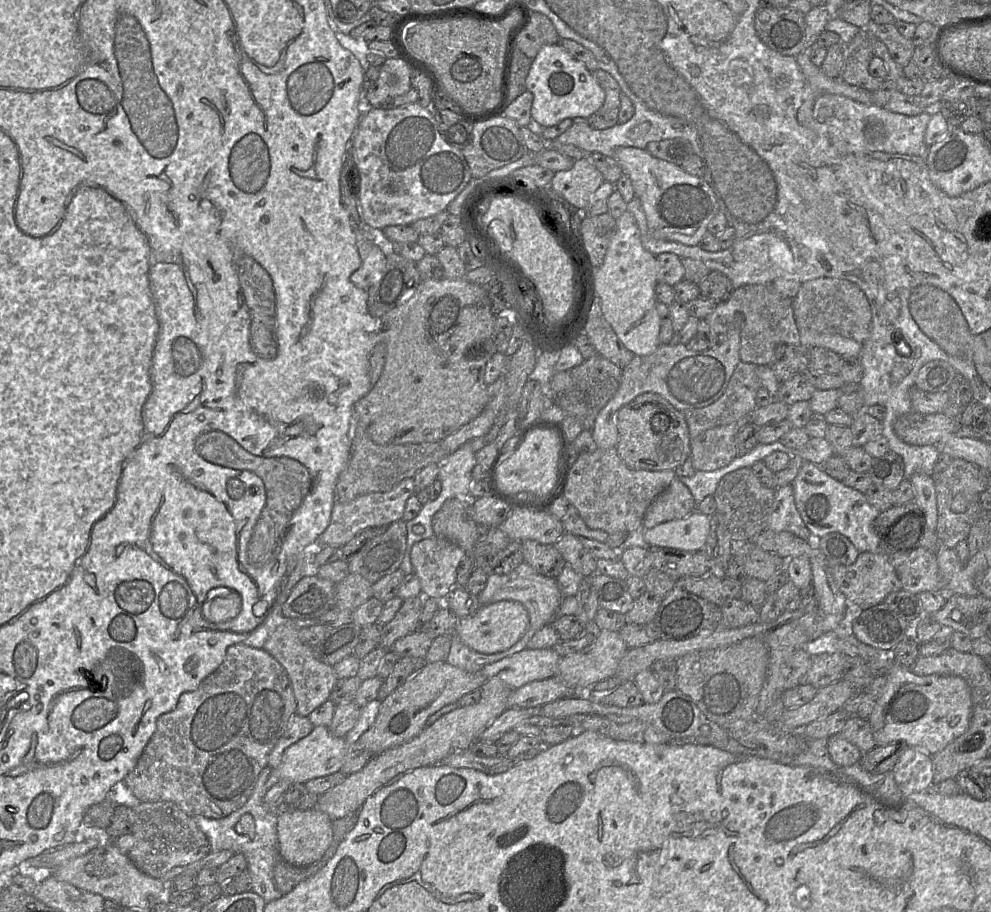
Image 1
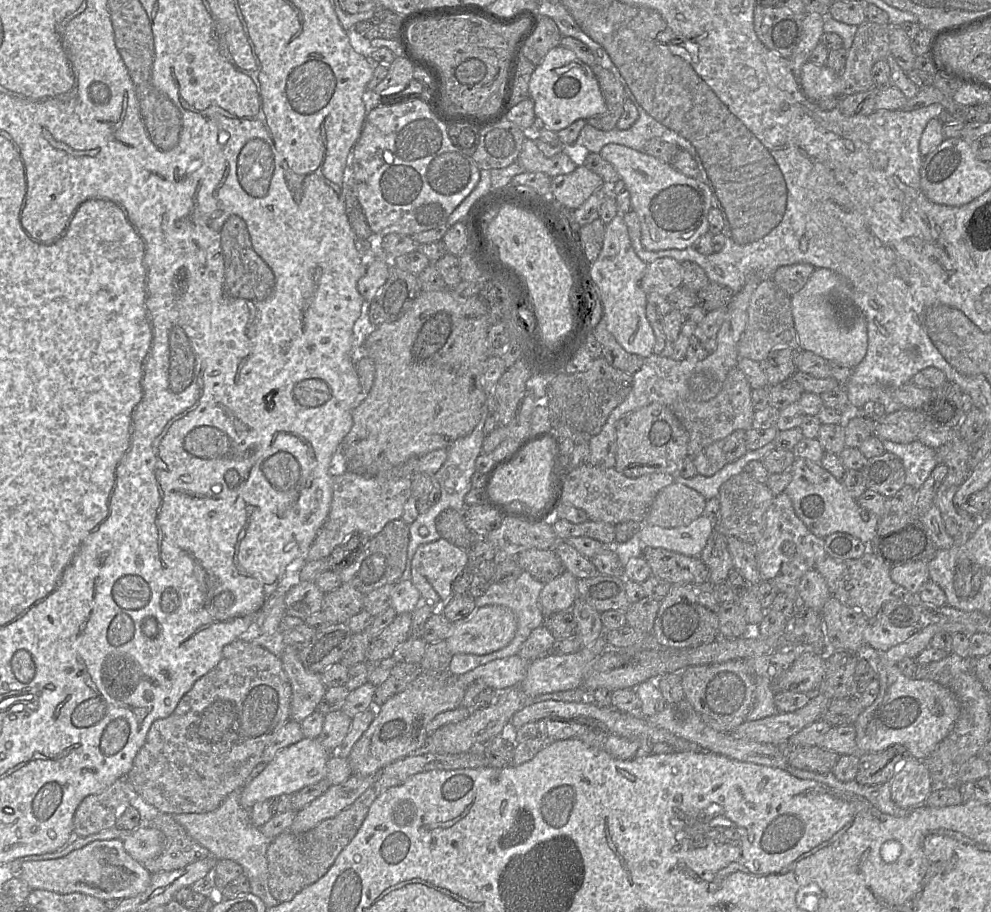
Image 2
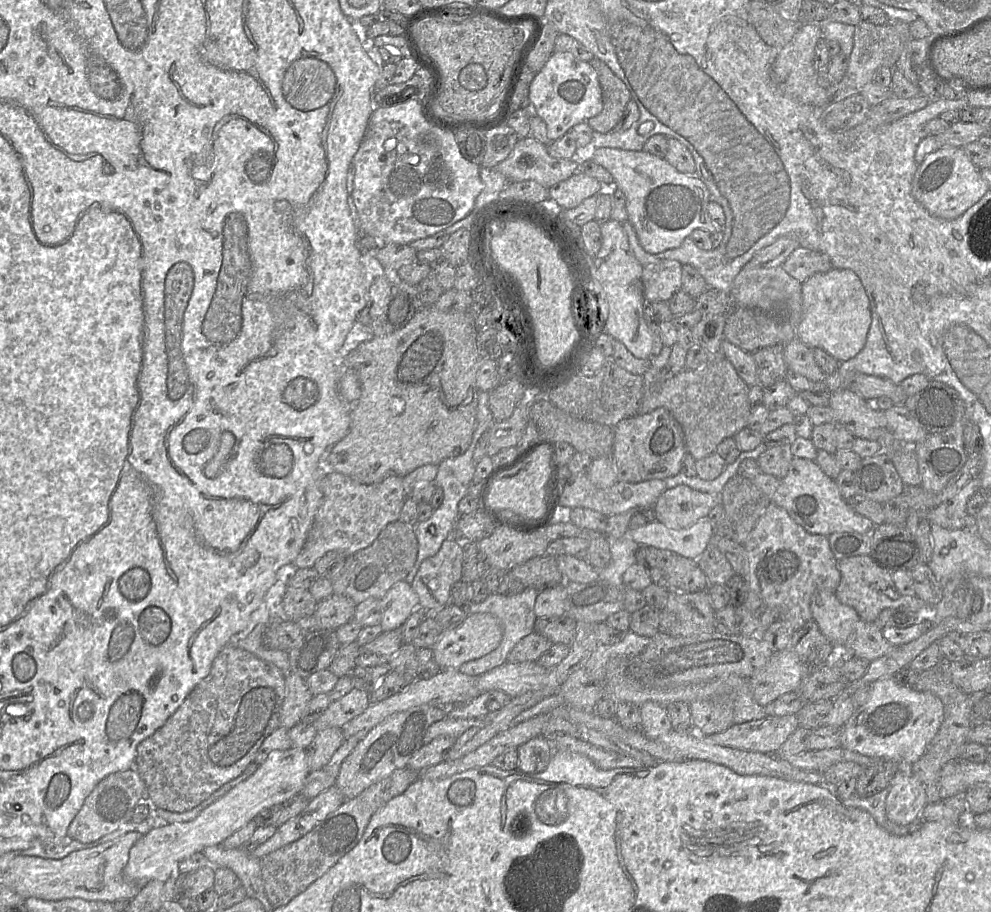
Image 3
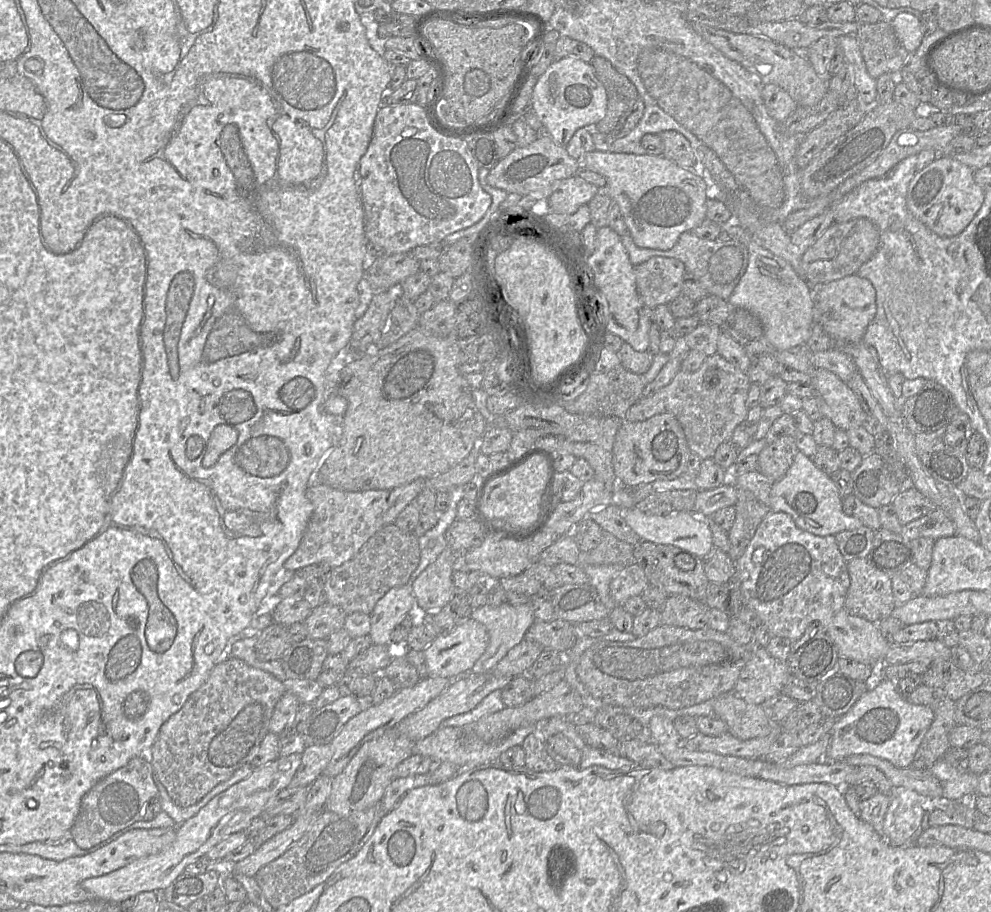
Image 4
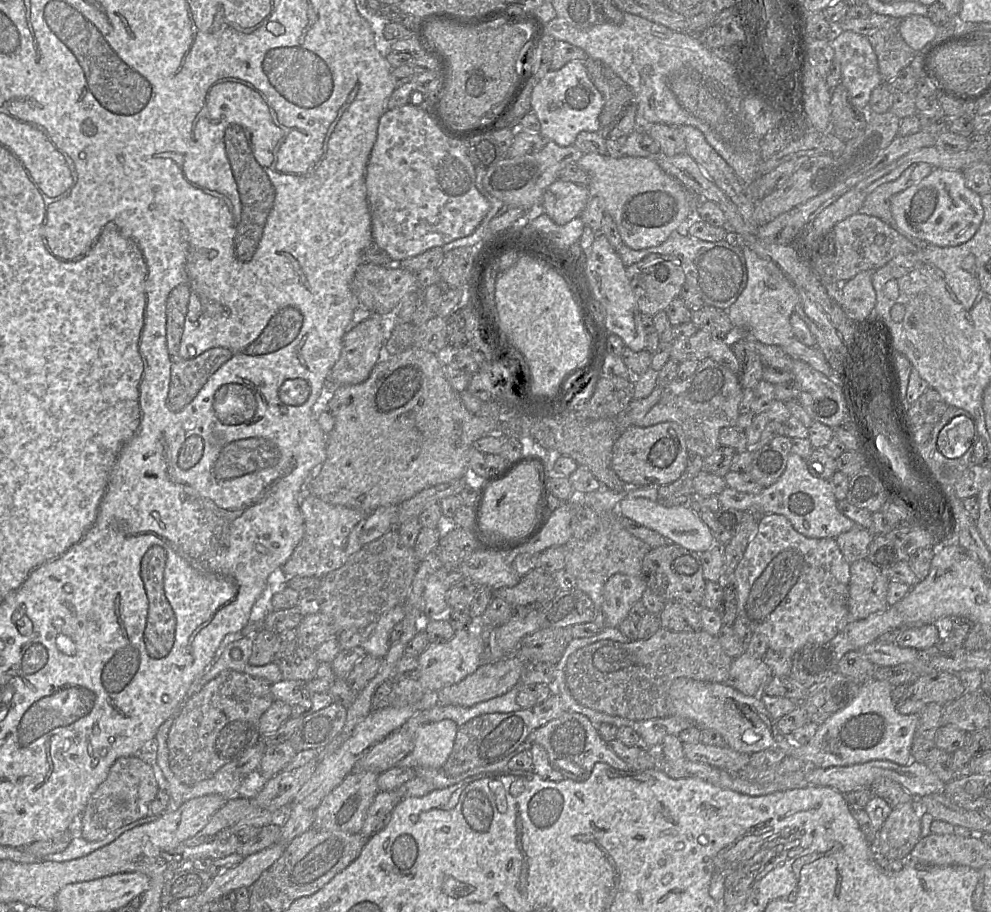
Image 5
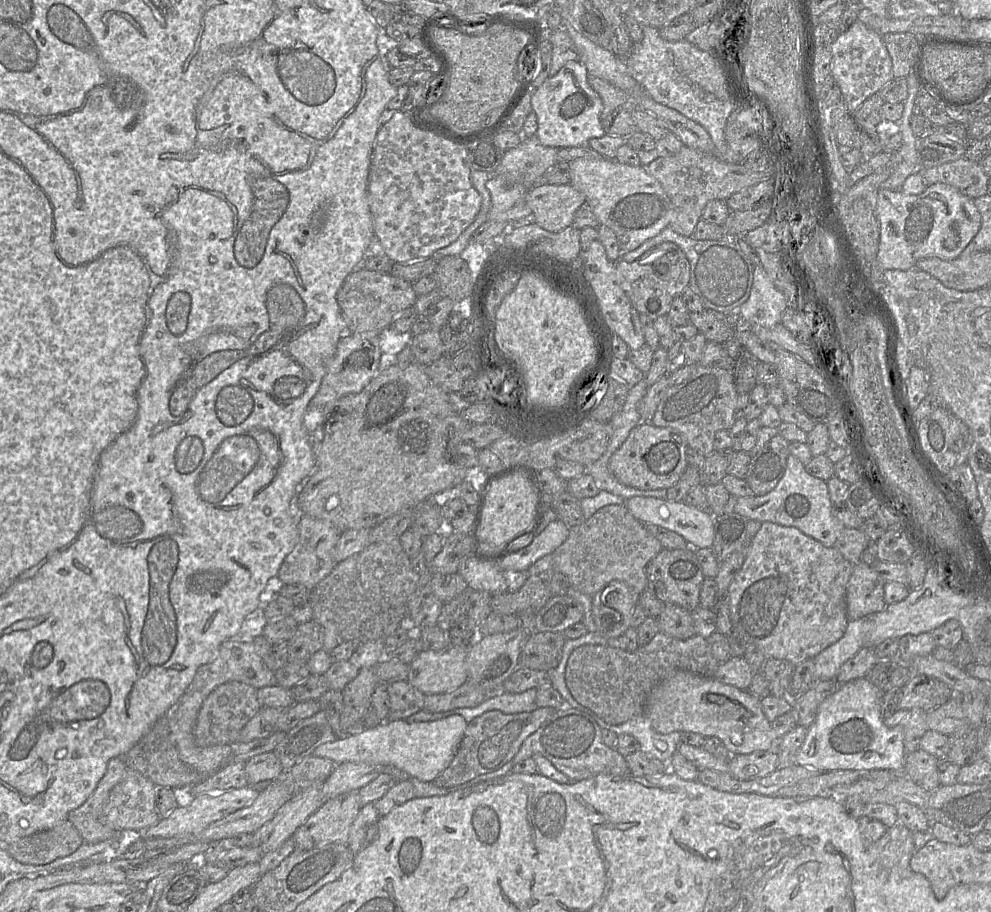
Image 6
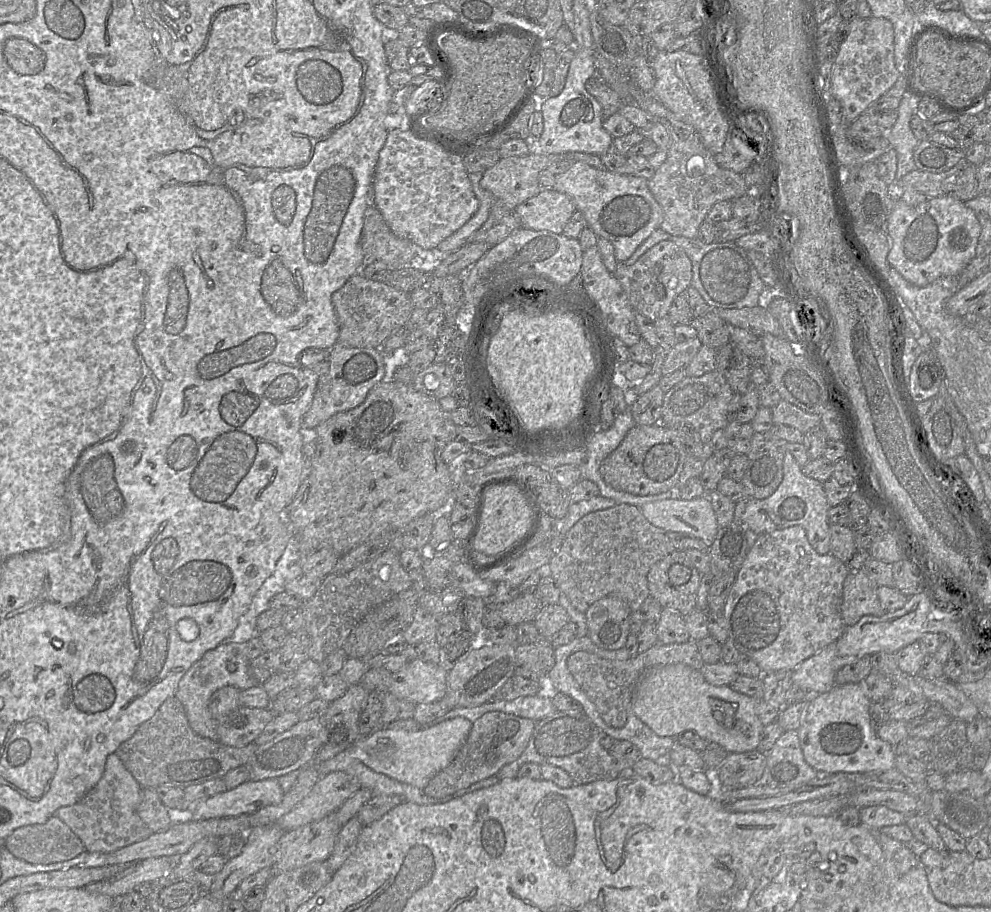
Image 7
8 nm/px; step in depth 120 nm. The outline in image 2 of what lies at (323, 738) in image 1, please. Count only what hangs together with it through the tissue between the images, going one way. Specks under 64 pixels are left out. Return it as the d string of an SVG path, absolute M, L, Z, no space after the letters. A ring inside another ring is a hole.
M304 738L276 753L265 769L241 790L241 805L251 809L257 802L270 801L283 794L295 794L326 778L330 753L316 739Z

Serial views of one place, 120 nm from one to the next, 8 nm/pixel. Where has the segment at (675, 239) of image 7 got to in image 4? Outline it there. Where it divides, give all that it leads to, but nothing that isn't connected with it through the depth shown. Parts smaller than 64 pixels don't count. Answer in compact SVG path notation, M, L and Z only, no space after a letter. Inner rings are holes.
M684 232L670 250L639 248L629 234L621 236L621 241L633 266L655 256L678 259L684 264L685 272L691 274L706 289L708 295L717 296L726 301L728 301L748 266L747 247L742 242L733 239L727 242L705 240L698 238L692 232Z

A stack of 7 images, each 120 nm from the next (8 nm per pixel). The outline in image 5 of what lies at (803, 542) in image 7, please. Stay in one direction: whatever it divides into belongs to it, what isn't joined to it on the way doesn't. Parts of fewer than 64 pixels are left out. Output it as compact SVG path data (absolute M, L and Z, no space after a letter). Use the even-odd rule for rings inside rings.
M765 514L761 517L758 525L758 531L748 544L743 558L736 567L730 583L736 589L737 617L753 632L766 637L768 648L790 652L794 654L802 648L807 642L816 642L818 644L836 643L844 628L851 620L848 610L848 595L850 582L850 564L844 559L838 544L833 538L808 538L794 529L790 521L780 514Z

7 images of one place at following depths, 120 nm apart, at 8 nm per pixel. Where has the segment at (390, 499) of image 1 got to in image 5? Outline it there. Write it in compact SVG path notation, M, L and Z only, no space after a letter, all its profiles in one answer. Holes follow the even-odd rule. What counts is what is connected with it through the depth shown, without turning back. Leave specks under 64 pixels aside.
M311 493L302 495L300 510L305 523L305 532L291 557L282 566L289 578L306 576L322 579L342 567L363 547L360 534L369 514L341 505L328 504Z

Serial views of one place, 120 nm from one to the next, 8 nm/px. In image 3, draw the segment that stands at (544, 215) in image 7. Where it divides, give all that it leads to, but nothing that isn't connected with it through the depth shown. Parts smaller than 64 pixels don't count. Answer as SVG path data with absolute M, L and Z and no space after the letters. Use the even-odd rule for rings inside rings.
M577 171L570 178L549 188L549 197L559 208L568 210L579 206L585 199L599 195L603 185L595 178Z

